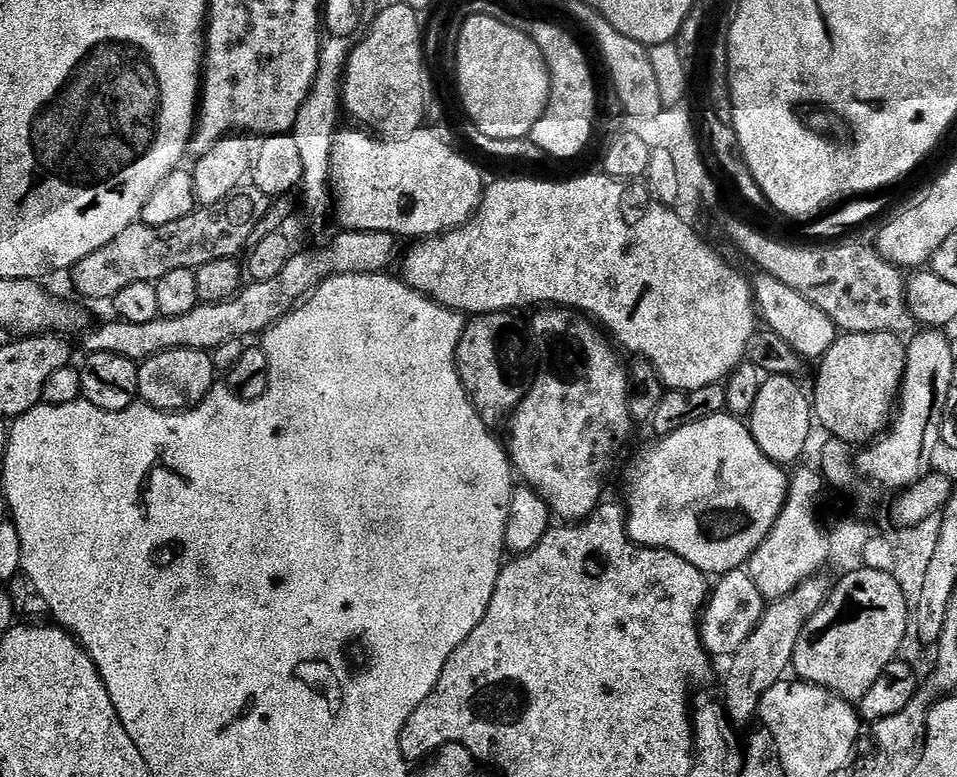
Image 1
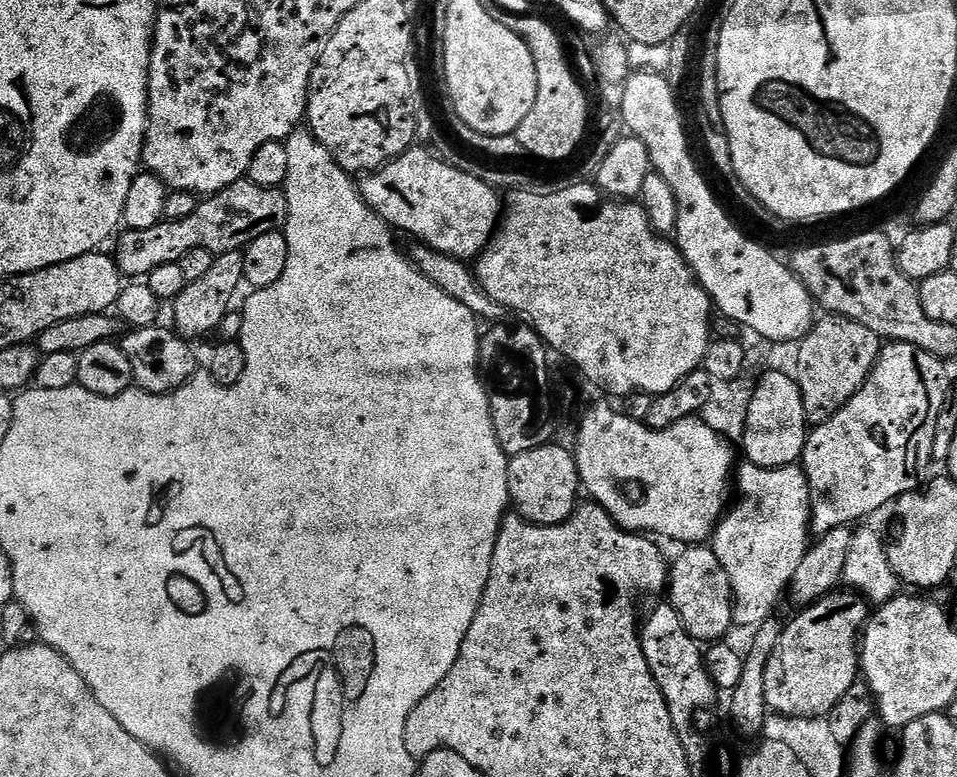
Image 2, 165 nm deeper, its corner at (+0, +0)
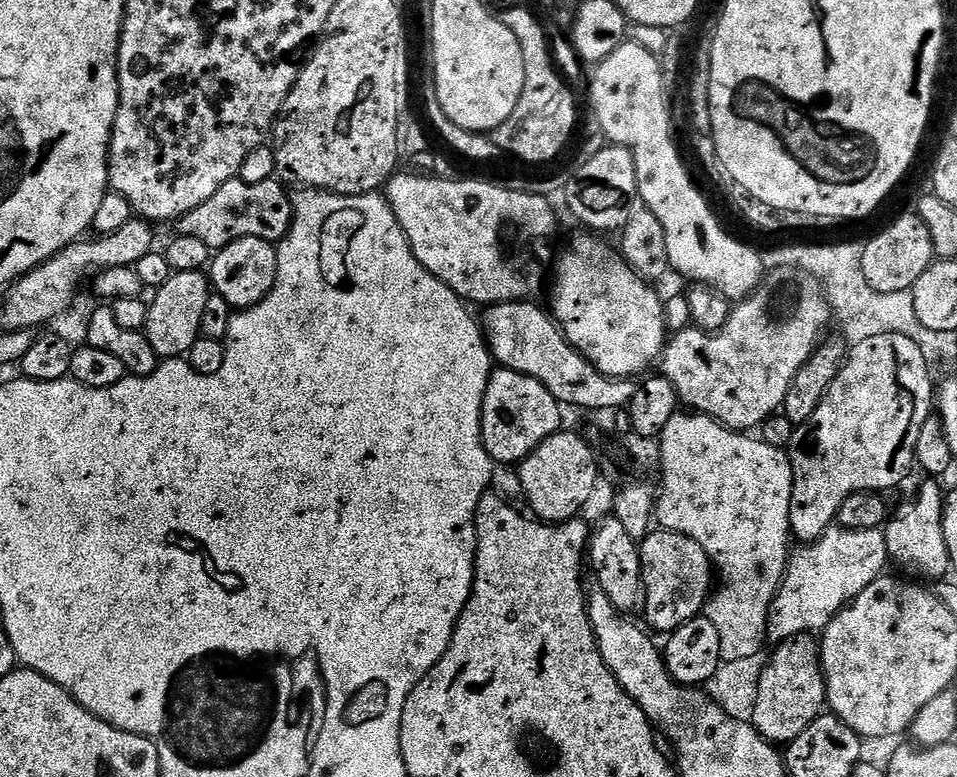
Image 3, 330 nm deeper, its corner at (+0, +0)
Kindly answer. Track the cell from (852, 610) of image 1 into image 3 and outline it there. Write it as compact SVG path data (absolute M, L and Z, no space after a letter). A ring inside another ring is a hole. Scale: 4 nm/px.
M812 634L795 636L775 645L767 657L758 682L758 700L750 723L760 735L777 746L787 746L810 722L825 711L828 691L824 685L824 668L820 665L820 645Z

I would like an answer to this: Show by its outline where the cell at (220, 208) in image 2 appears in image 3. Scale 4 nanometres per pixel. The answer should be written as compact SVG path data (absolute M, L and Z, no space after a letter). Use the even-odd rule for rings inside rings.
M237 178L226 182L226 186L218 186L217 192L211 198L206 198L202 206L194 206L194 210L175 221L175 231L181 236L202 238L202 242L206 242L206 246L213 250L225 248L230 242L242 238L262 238L279 242L292 229L294 196L278 181L279 179L273 178L249 183Z

